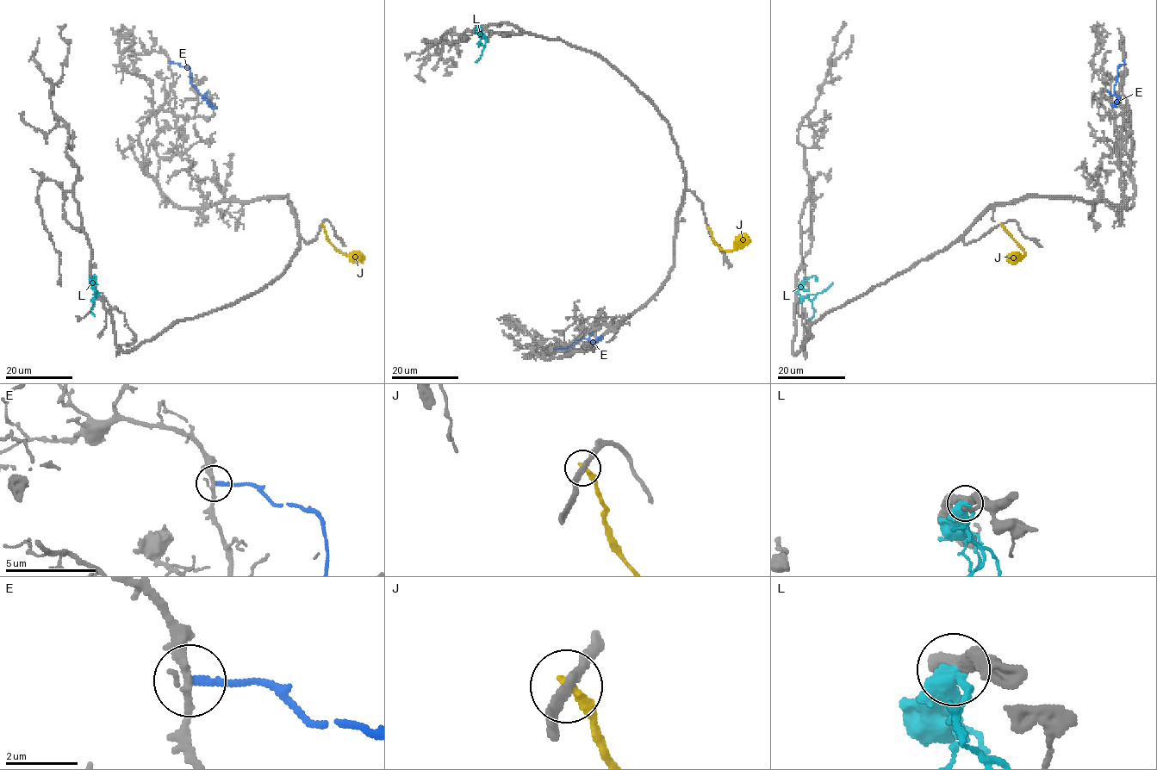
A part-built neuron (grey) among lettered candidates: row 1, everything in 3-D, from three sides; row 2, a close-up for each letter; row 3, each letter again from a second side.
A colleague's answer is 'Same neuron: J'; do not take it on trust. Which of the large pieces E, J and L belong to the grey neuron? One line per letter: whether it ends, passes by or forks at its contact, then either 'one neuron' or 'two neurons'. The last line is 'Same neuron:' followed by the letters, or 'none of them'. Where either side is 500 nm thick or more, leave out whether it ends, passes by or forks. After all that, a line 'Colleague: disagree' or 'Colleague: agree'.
E: it ends; two neurons
J: it ends; two neurons
L: it forks; two neurons
Same neuron: none of them
Colleague: disagree

